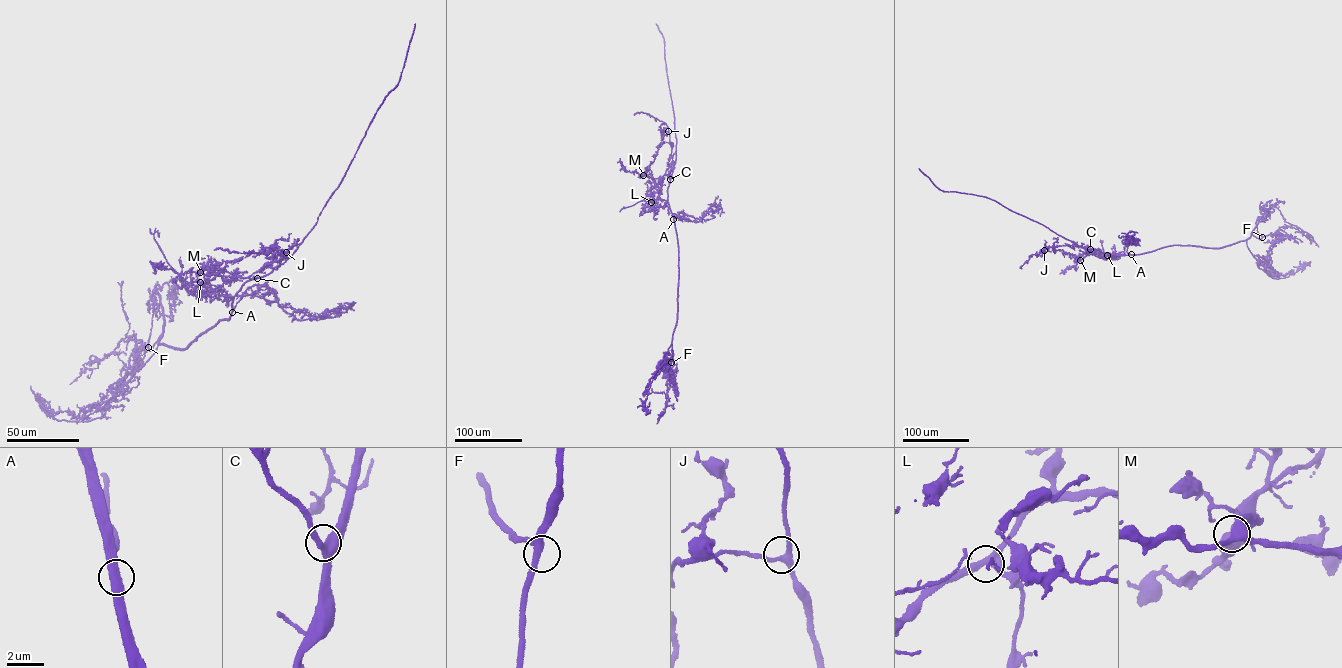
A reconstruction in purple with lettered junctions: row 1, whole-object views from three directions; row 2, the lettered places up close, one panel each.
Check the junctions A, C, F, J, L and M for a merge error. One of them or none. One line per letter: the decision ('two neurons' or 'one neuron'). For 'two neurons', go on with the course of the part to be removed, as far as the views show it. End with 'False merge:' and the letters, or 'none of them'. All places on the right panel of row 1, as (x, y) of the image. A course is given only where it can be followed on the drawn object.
A: one neuron
C: one neuron
F: one neuron
J: one neuron
L: one neuron
M: one neuron
False merge: none of them

